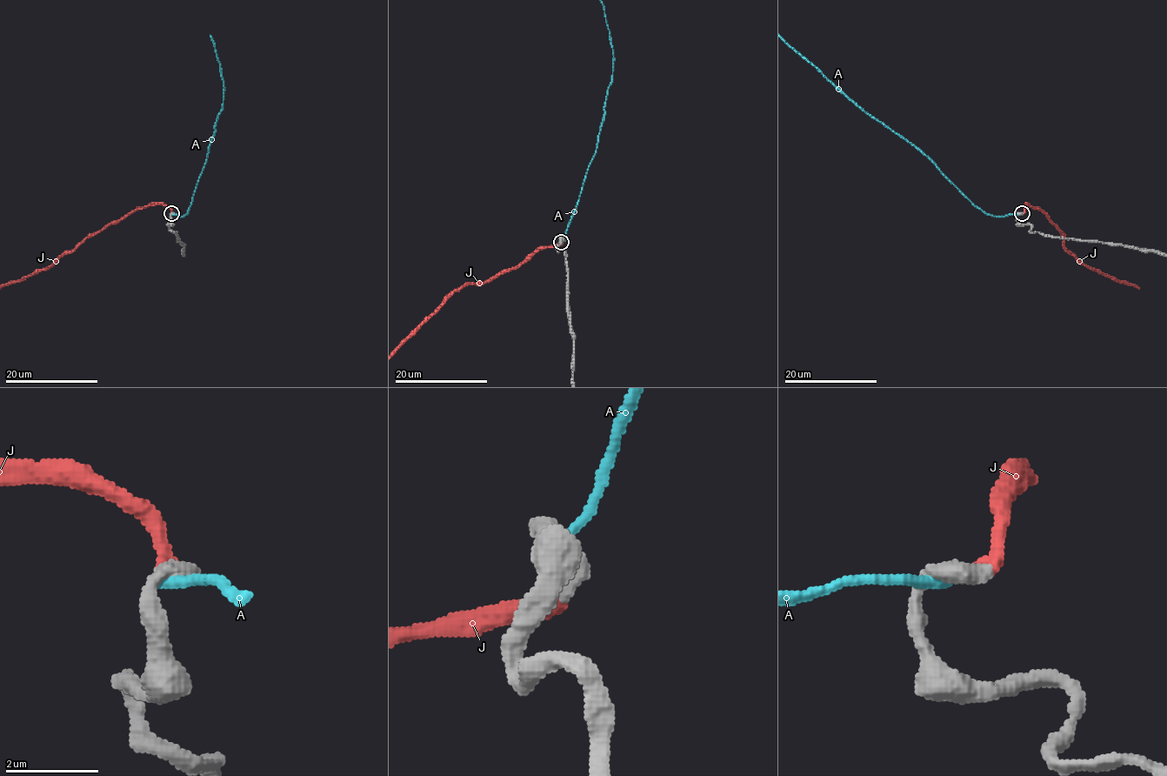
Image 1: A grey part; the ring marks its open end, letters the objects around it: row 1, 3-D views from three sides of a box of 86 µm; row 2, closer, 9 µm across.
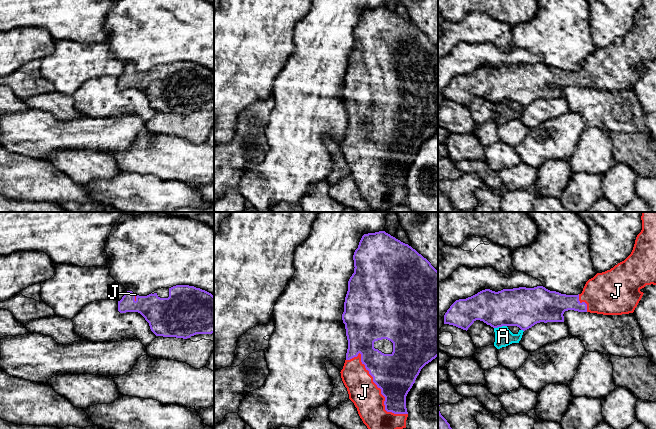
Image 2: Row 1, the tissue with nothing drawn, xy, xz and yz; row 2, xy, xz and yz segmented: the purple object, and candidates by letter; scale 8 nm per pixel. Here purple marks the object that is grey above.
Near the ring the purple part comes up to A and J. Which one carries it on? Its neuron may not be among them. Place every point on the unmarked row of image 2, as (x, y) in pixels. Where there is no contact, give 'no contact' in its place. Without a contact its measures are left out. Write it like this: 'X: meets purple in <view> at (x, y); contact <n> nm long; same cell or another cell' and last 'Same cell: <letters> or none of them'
A: meets purple in yz at (500, 102); contact 110 nm long; another cell
J: meets purple in xz at (377, 162); contact 650 nm long; same cell
Same cell: J

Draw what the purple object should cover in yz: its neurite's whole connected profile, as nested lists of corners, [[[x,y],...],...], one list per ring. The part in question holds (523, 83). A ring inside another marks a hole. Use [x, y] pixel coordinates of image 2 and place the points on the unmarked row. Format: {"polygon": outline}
{"polygon": [[[642,0],[631,30],[610,46],[589,55],[581,70],[561,70],[543,62],[498,68],[485,65],[466,75],[456,76],[444,91],[444,100],[467,107],[476,96],[480,96],[493,104],[517,102],[525,107],[540,98],[564,98],[563,90],[568,86],[603,91],[629,90],[634,88],[644,70],[640,66],[651,60],[656,61],[656,0]]]}

